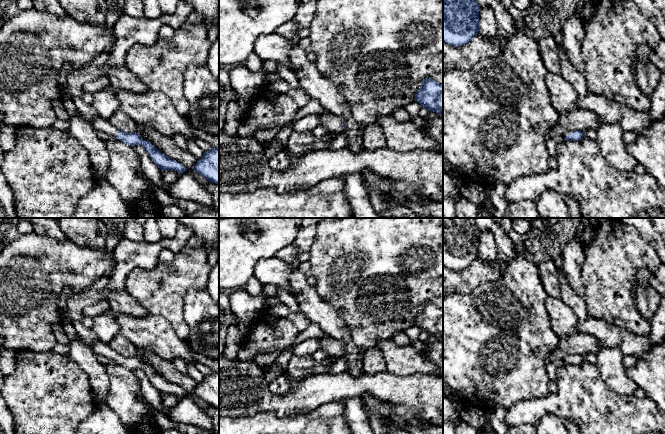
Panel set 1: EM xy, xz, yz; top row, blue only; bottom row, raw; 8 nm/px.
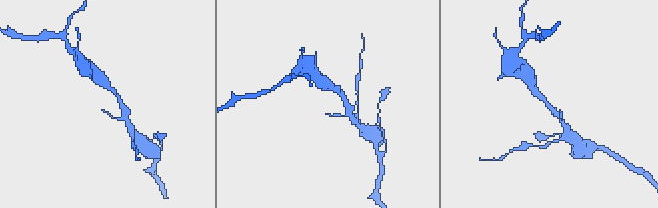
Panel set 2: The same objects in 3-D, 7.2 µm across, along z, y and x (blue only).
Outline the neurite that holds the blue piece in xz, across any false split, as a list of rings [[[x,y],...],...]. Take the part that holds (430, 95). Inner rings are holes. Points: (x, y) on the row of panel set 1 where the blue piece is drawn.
[[[425,78],[415,94],[415,101],[429,111],[443,114],[443,85]]]

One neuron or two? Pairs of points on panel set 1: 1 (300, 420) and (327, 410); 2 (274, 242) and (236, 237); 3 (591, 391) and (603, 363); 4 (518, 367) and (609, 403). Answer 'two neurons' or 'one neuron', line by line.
1: two neurons
2: one neuron
3: two neurons
4: two neurons

